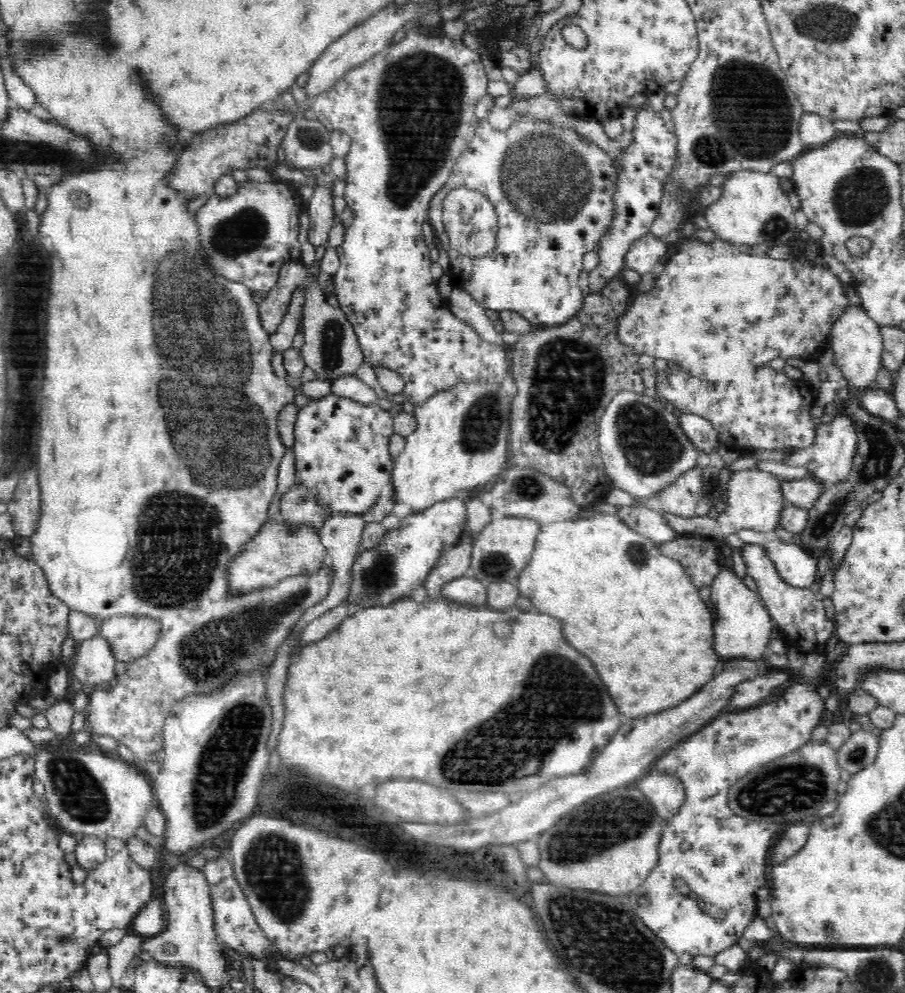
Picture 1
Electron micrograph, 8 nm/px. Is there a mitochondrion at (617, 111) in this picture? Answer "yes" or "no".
no

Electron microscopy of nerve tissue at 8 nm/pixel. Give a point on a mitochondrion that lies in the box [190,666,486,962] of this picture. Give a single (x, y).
(273, 867)

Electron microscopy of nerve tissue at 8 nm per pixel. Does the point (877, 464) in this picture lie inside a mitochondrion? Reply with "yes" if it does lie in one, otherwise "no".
yes

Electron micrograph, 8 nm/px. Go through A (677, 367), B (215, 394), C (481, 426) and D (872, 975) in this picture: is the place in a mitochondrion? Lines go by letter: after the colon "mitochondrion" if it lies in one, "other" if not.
A: other
B: mitochondrion
C: mitochondrion
D: mitochondrion

